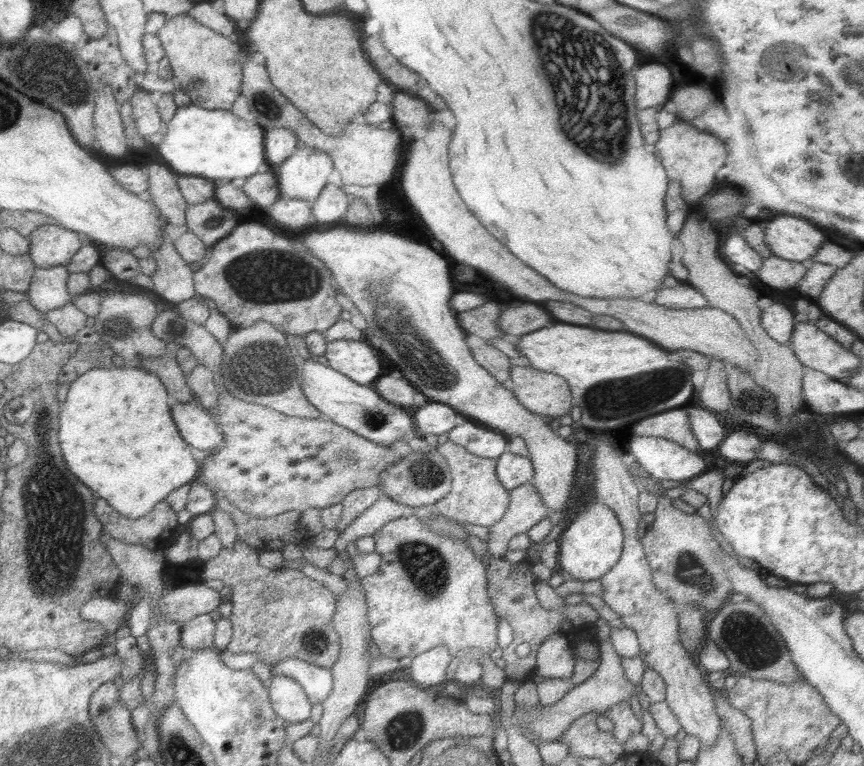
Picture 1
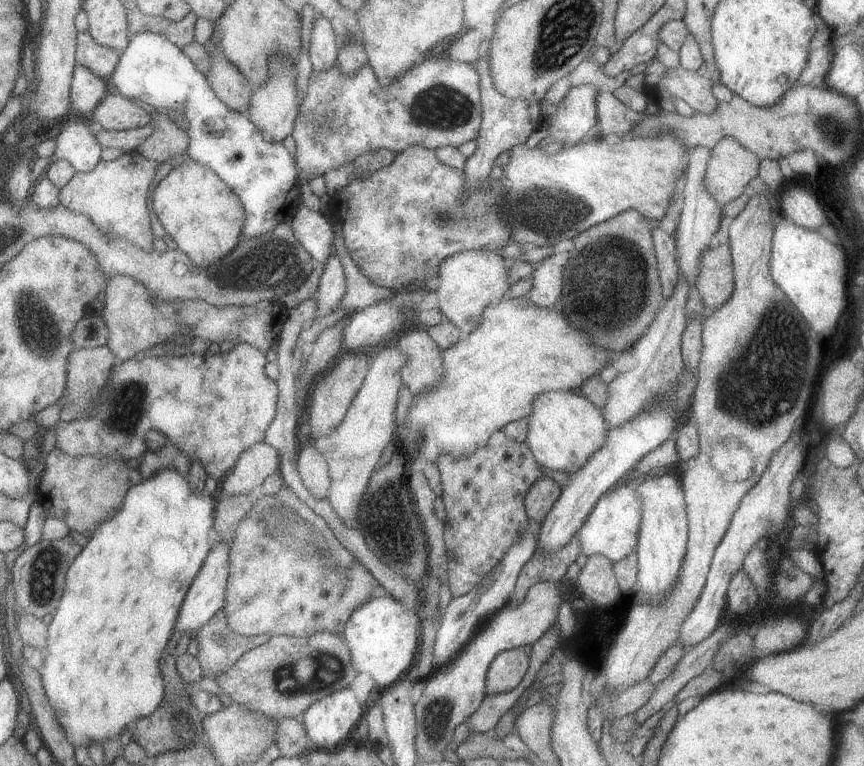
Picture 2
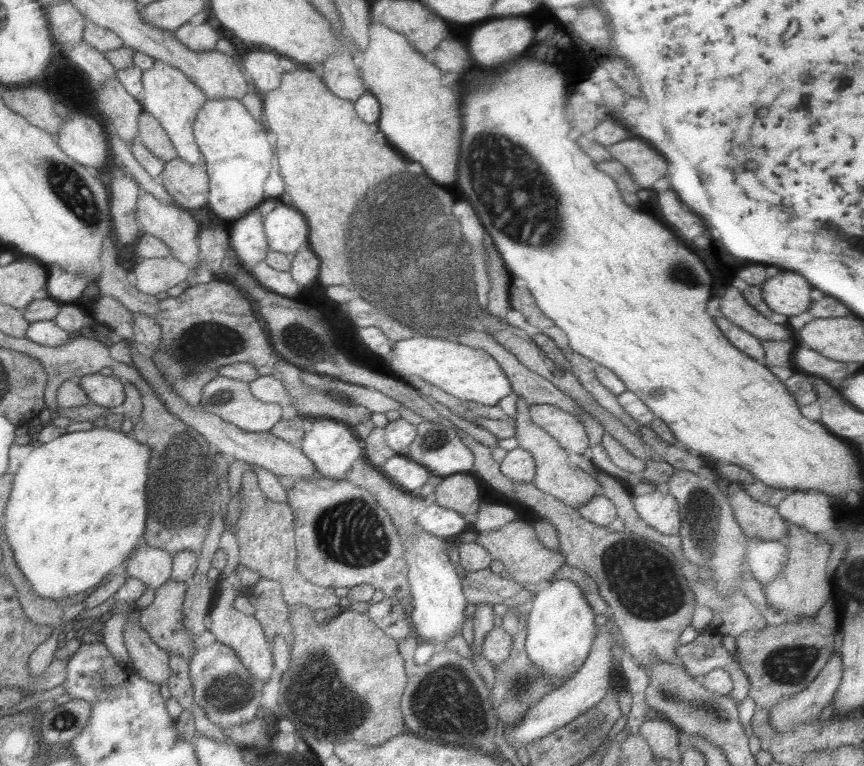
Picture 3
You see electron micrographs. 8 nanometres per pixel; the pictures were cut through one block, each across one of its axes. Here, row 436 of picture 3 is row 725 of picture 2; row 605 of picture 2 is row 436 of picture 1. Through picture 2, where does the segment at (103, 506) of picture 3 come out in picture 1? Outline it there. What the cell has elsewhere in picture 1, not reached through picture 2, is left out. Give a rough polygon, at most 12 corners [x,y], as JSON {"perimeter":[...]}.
{"perimeter":[[93,368],[59,412],[67,468],[127,518],[201,464],[143,368]]}

